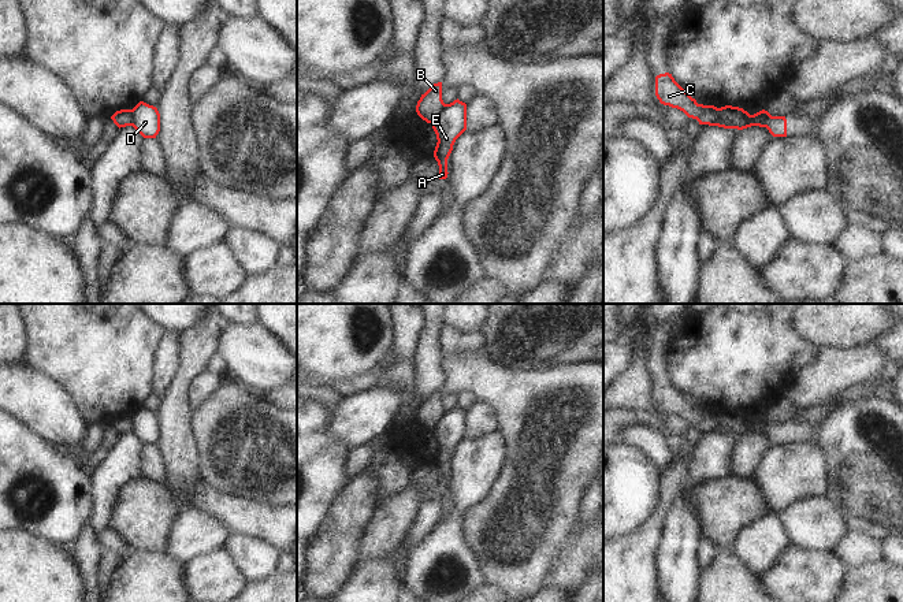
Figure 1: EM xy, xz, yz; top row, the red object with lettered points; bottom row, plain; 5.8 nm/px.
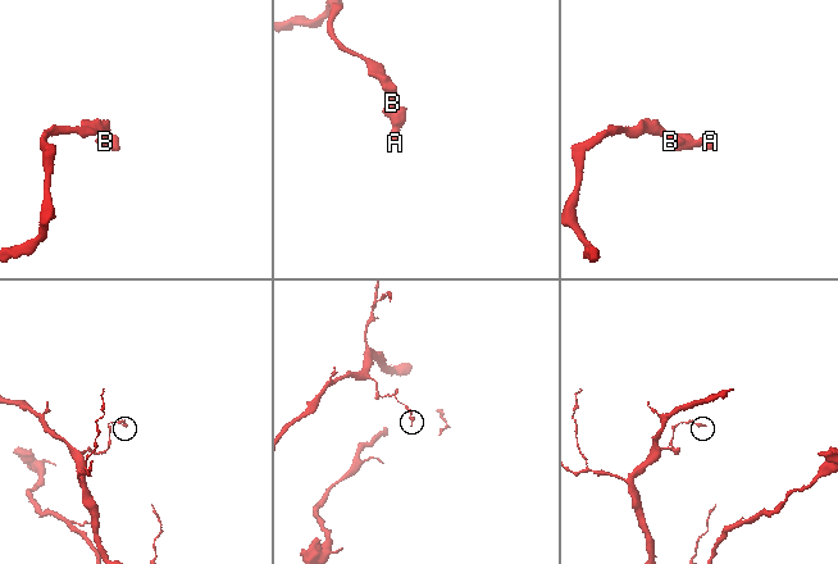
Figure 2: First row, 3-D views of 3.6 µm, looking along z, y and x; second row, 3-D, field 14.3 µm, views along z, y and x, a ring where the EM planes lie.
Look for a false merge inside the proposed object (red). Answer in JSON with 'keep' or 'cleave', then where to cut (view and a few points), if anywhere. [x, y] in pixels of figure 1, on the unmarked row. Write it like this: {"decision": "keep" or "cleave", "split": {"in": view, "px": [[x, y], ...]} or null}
{"decision": "cleave", "split": {"in": "xz", "px": [[445, 411], [433, 430]]}}

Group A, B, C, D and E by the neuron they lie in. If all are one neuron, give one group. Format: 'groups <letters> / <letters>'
groups A D E / B C

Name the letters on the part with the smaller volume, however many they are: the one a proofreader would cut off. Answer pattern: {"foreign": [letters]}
{"foreign": ["A", "D", "E"]}

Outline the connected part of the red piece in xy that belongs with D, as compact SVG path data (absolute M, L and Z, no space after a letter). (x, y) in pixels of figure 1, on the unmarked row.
M140 408L131 416L131 432L144 445L156 445L160 438L160 420L156 413Z

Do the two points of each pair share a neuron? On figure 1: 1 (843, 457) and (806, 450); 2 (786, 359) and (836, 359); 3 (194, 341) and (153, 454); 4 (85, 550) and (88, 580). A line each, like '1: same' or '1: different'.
1: different
2: different
3: different
4: same

